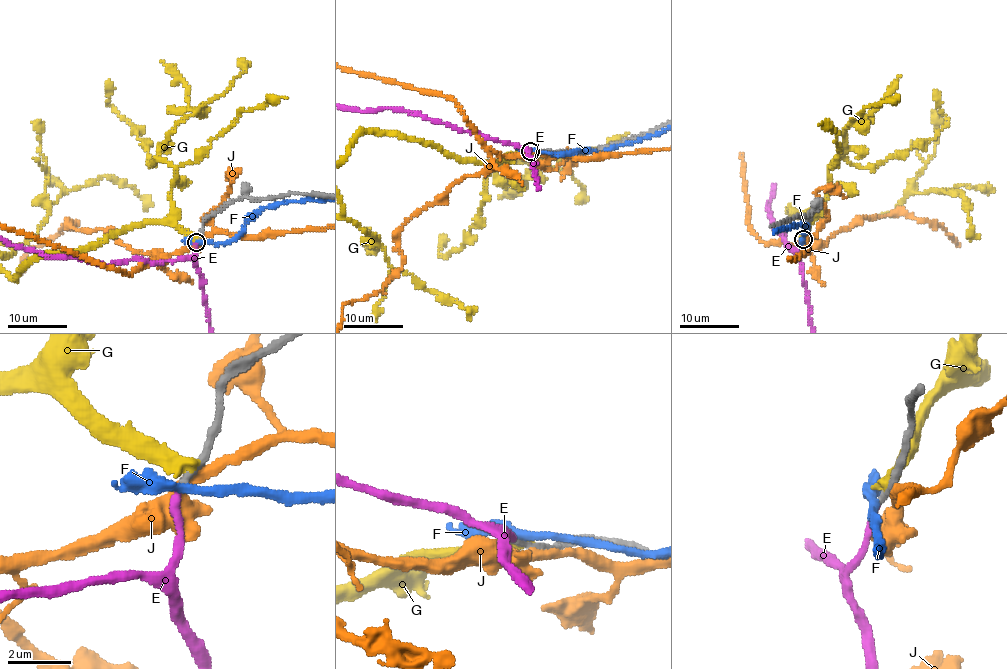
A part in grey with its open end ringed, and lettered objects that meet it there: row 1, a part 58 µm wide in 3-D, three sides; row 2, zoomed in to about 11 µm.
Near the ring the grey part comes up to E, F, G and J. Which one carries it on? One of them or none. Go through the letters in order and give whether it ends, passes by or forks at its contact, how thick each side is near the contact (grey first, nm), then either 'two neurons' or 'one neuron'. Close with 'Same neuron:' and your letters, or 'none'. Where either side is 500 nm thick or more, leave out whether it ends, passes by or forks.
E: it ends there; 190 nm thick on the grey side, 240 nm on the other; one neuron
F: it passes by; 200 nm thick on the grey side, 300 nm on the other; two neurons
G: it ends there; 280 nm thick on the grey side, 420 nm on the other; two neurons
J: it passes by; 280 nm thick on the grey side, 320 nm on the other; two neurons
Same neuron: E

